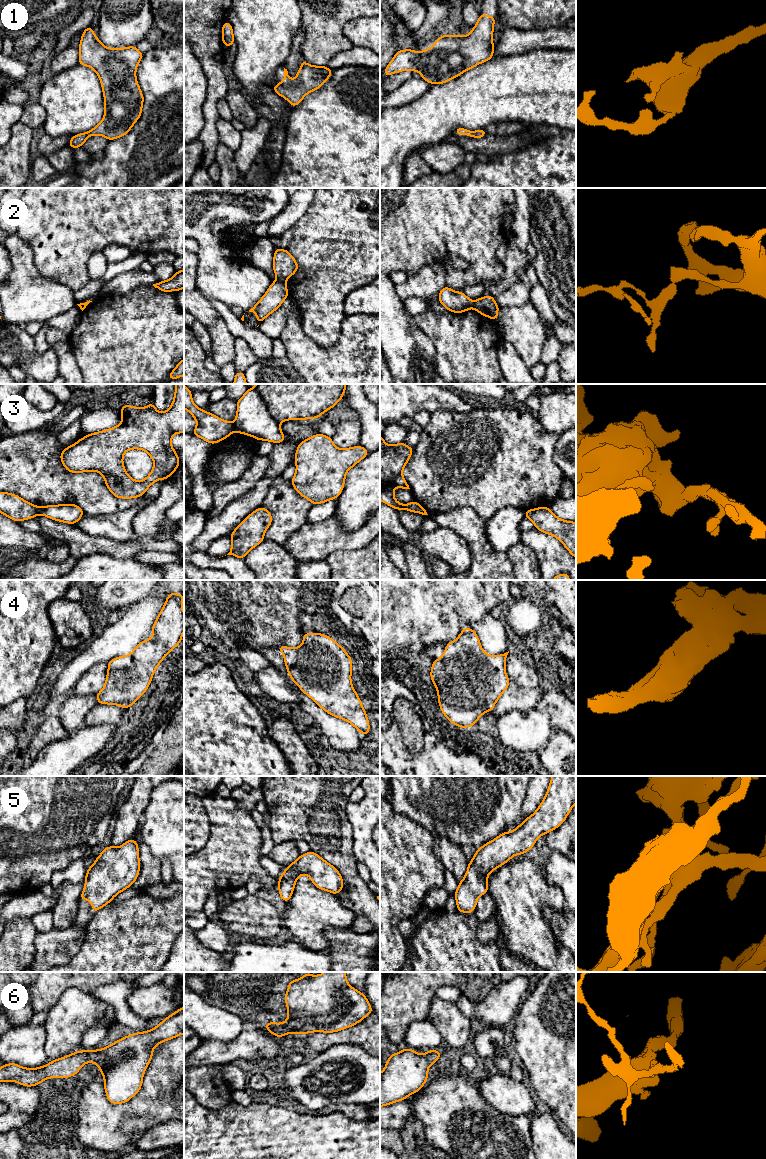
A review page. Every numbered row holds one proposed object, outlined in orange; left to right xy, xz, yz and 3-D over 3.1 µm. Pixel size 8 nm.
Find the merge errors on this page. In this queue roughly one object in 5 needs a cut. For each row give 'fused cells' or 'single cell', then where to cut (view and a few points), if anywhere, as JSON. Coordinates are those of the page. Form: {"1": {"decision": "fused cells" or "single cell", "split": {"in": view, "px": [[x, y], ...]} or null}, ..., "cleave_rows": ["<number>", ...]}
{"1": {"decision": "single cell", "split": null}, "2": {"decision": "fused cells", "split": {"in": "xz", "px": [[280, 279], [284, 281]]}}, "3": {"decision": "fused cells", "split": {"in": "xy", "px": [[37, 507], [39, 513]]}}, "4": {"decision": "single cell", "split": null}, "5": {"decision": "single cell", "split": null}, "6": {"decision": "single cell", "split": null}, "cleave_rows": ["2", "3"]}

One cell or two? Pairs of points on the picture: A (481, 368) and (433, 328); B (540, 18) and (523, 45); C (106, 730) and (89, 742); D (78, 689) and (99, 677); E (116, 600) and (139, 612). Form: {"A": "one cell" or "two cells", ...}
{"A": "one cell", "B": "two cells", "C": "one cell", "D": "one cell", "E": "two cells"}

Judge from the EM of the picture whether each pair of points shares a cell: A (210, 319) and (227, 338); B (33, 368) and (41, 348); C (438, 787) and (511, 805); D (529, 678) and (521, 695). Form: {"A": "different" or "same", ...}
{"A": "different", "B": "different", "C": "same", "D": "different"}

